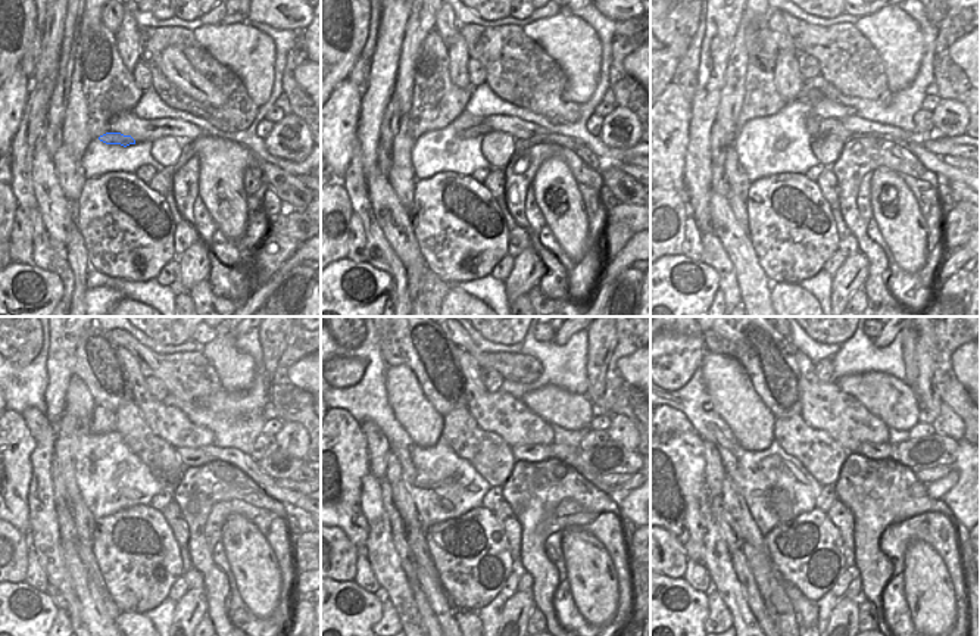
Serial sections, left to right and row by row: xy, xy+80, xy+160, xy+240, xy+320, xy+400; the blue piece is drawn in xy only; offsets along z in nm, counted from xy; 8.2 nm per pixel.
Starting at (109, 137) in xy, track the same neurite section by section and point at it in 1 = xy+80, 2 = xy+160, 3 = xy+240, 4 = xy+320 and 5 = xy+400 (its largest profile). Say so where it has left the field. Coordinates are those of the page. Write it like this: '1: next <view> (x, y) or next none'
1: next xy+80 (480, 130)
2: next xy+160 (827, 127)
3: next xy+240 (189, 457)
4: next xy+320 (523, 452)
5: next xy+400 (873, 451)

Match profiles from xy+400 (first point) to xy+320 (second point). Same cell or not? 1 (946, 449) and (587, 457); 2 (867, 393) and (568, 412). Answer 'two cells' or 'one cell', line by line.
1: one cell
2: one cell

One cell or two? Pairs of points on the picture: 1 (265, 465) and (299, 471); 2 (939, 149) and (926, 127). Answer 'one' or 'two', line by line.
1: one
2: two

